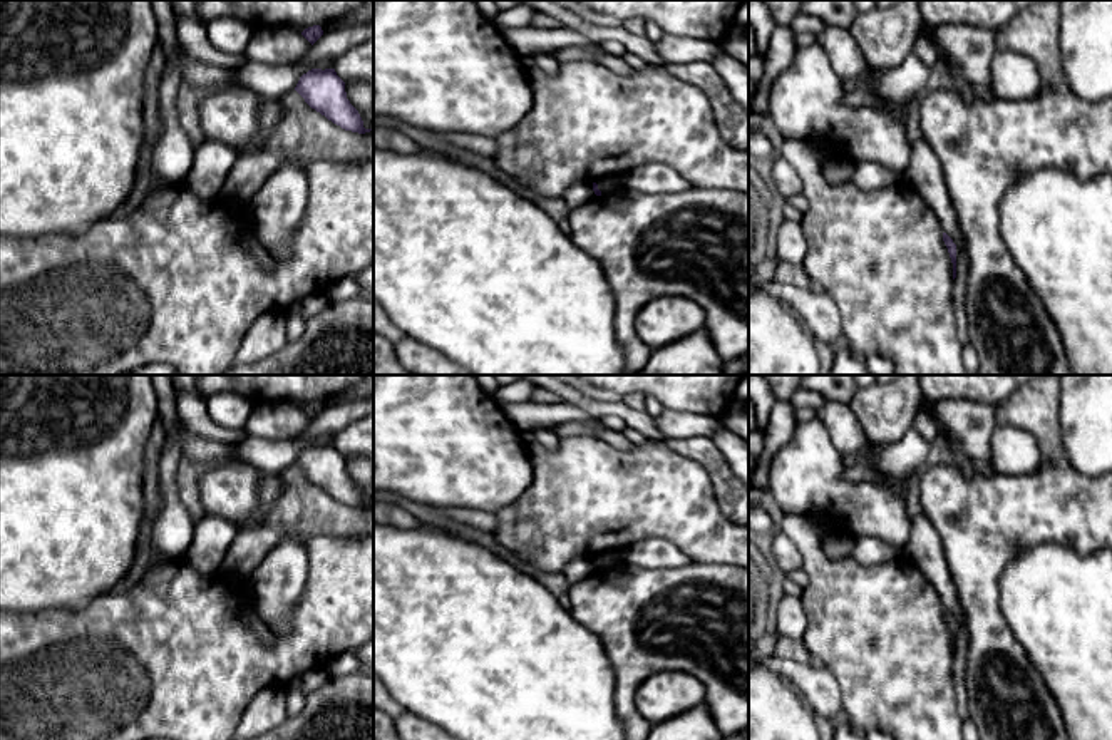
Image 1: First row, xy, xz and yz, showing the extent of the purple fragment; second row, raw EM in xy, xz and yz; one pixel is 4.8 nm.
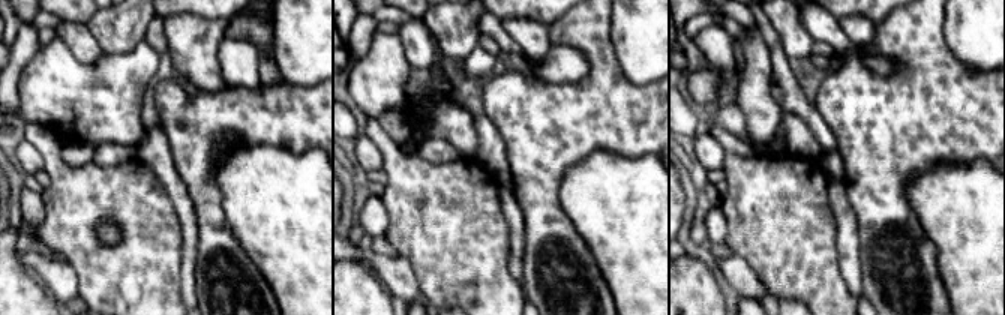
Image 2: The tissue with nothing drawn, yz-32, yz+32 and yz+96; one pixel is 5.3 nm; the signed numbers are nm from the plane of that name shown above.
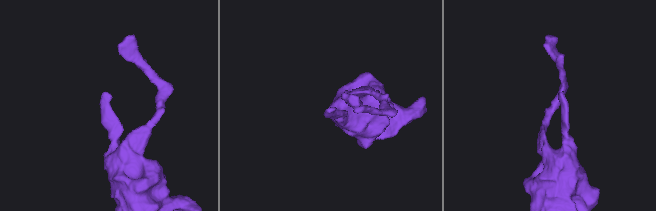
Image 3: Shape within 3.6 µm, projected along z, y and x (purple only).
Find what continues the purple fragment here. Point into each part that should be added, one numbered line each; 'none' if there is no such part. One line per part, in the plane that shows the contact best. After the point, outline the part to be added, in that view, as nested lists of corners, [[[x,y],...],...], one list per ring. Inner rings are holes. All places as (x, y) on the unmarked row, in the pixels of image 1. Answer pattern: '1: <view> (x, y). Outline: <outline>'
none

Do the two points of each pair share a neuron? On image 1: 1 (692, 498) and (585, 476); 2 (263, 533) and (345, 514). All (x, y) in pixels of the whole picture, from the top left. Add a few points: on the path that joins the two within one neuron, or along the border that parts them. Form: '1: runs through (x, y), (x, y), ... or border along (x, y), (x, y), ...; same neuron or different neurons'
1: runs through (665, 494), (612, 494); same neuron
2: runs through (283, 519), (288, 516), (325, 516); same neuron

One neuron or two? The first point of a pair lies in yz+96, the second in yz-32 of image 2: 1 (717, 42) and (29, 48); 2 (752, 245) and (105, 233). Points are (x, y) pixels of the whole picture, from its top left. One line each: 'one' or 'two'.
1: two
2: two

